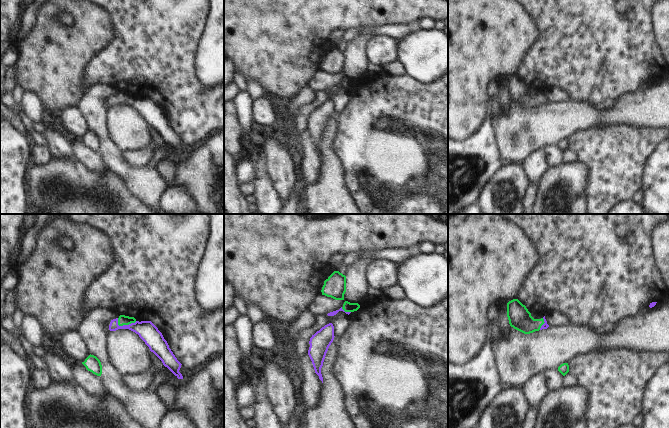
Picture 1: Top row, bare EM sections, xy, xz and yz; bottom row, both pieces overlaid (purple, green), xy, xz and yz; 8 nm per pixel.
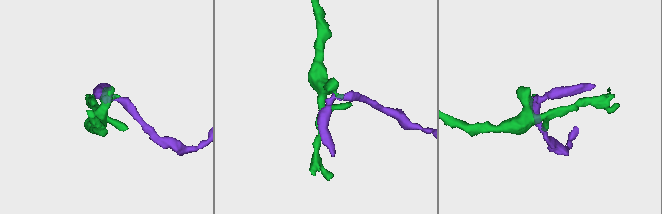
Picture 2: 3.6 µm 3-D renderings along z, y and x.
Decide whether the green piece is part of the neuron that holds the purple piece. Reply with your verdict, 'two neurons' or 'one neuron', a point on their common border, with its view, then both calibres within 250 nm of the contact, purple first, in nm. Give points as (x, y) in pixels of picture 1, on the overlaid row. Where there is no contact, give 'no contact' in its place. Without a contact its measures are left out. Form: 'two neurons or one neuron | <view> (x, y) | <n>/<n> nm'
one neuron | xy (124, 325) | 160/80 nm

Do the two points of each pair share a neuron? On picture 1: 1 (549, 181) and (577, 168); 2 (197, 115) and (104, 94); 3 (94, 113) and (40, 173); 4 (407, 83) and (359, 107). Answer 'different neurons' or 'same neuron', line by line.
1: same neuron
2: different neurons
3: different neurons
4: same neuron

